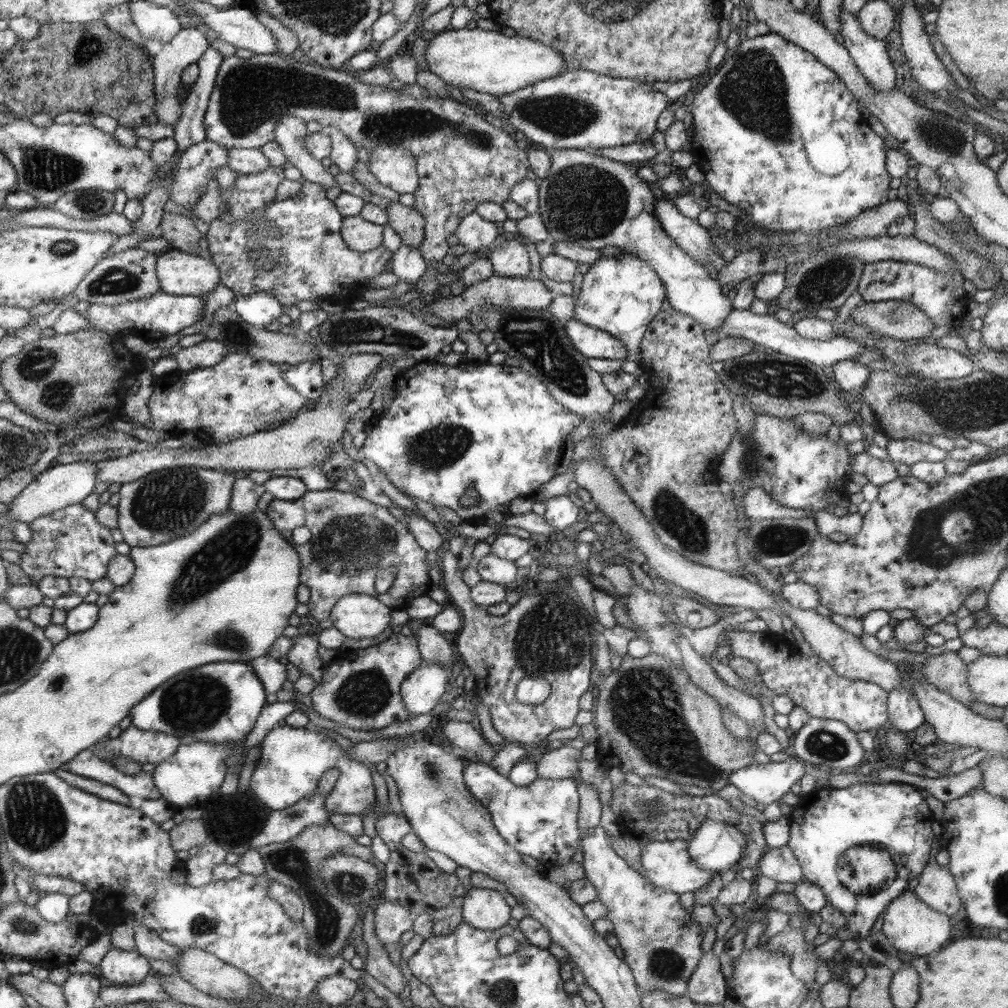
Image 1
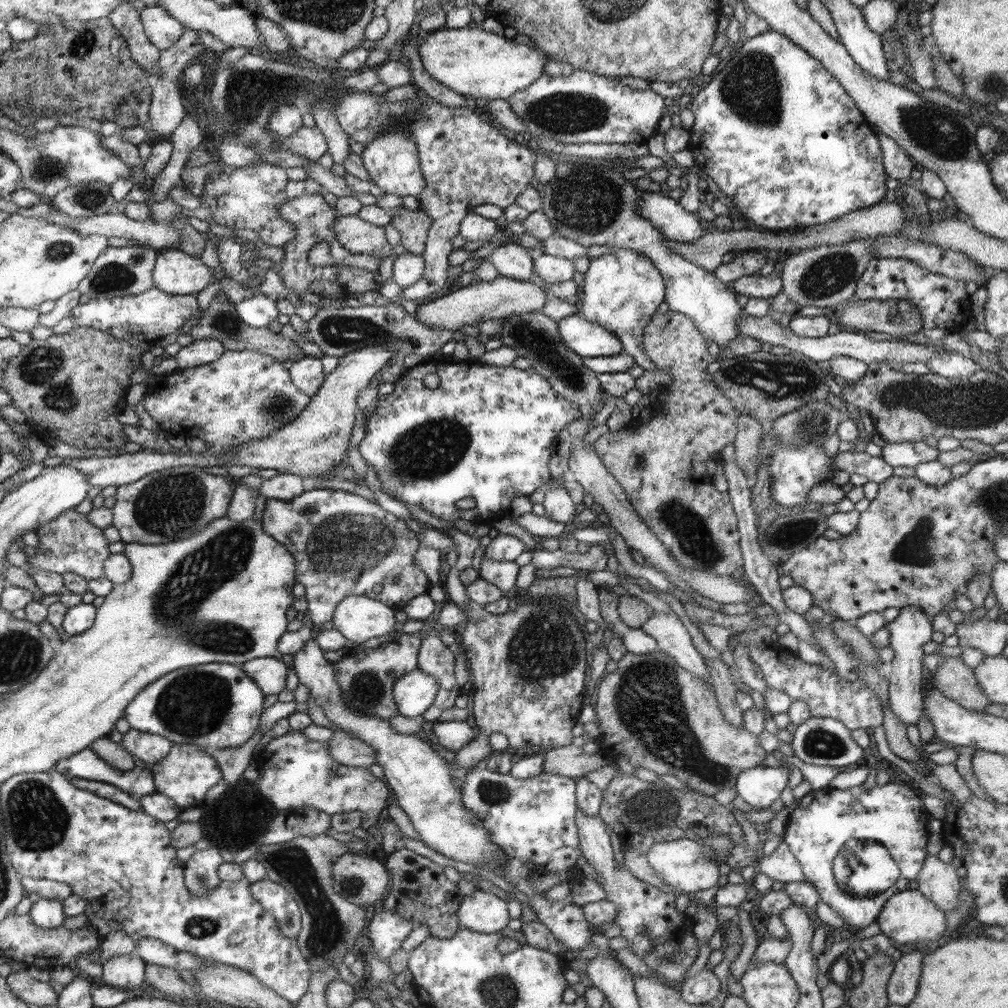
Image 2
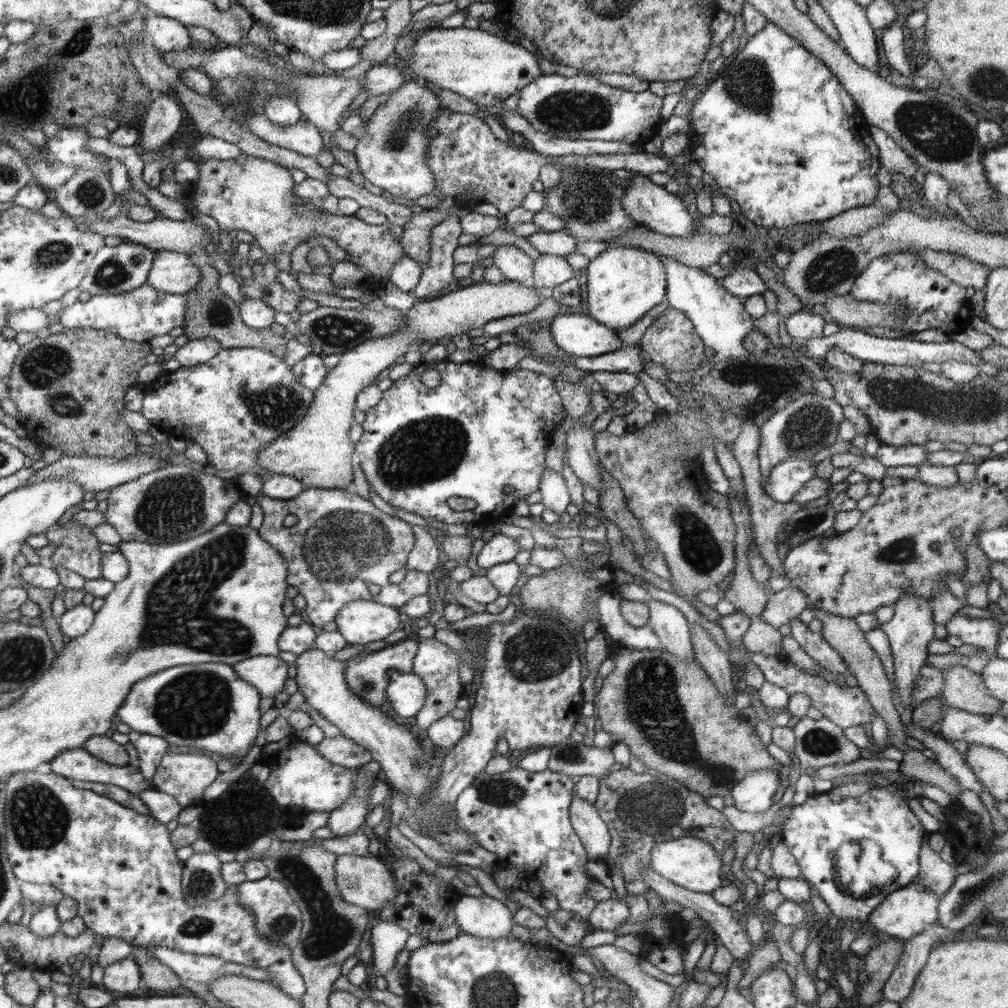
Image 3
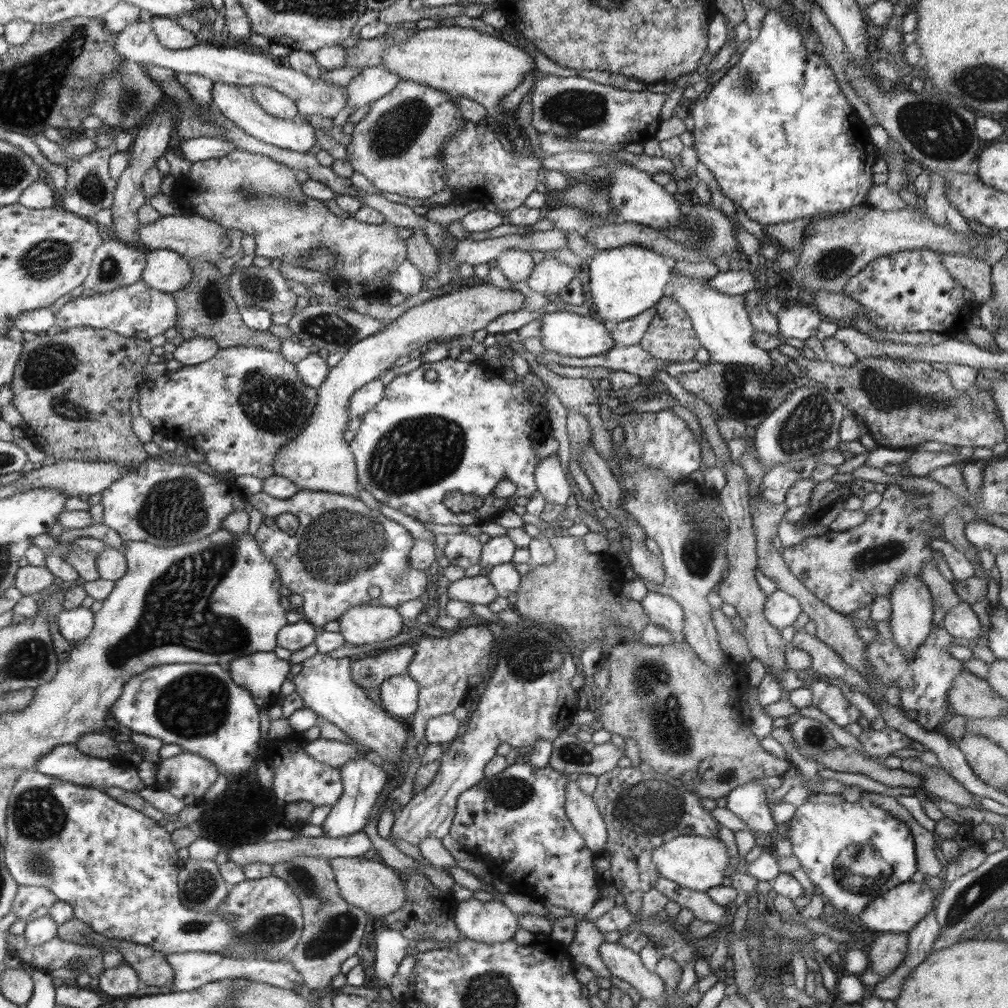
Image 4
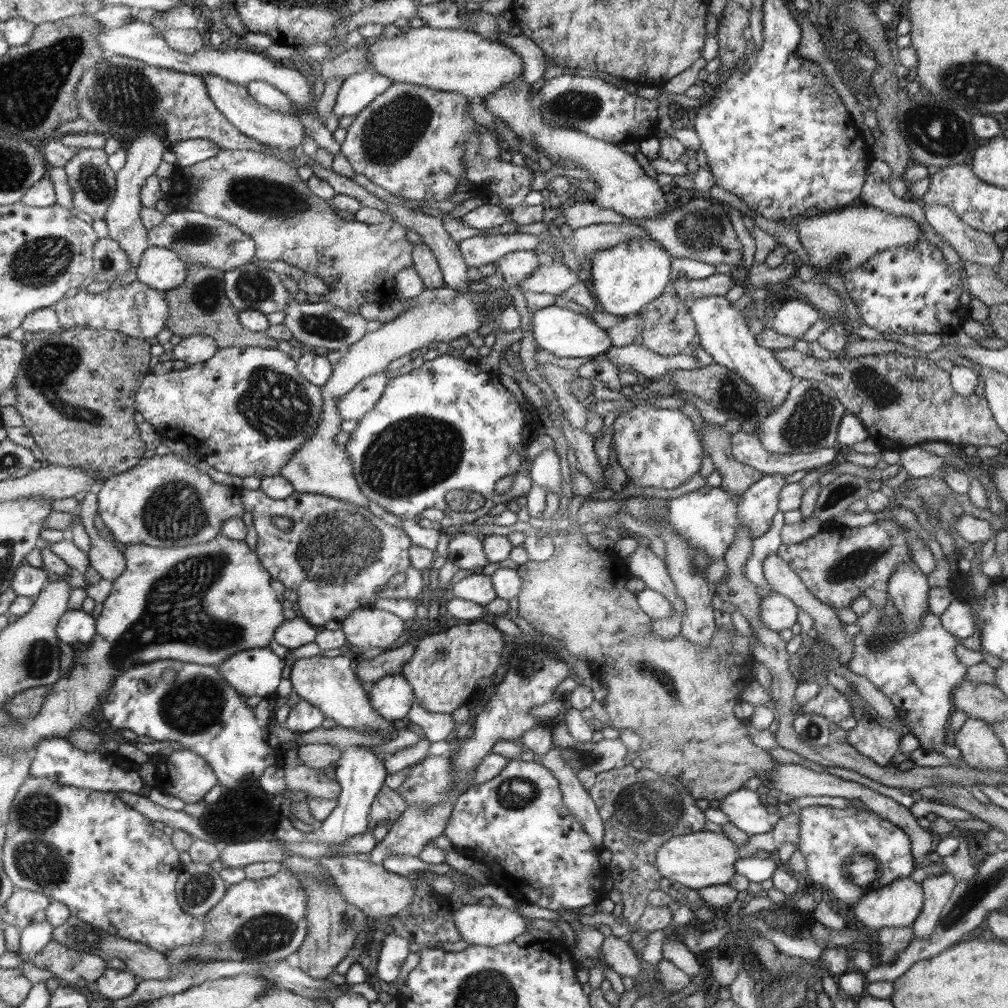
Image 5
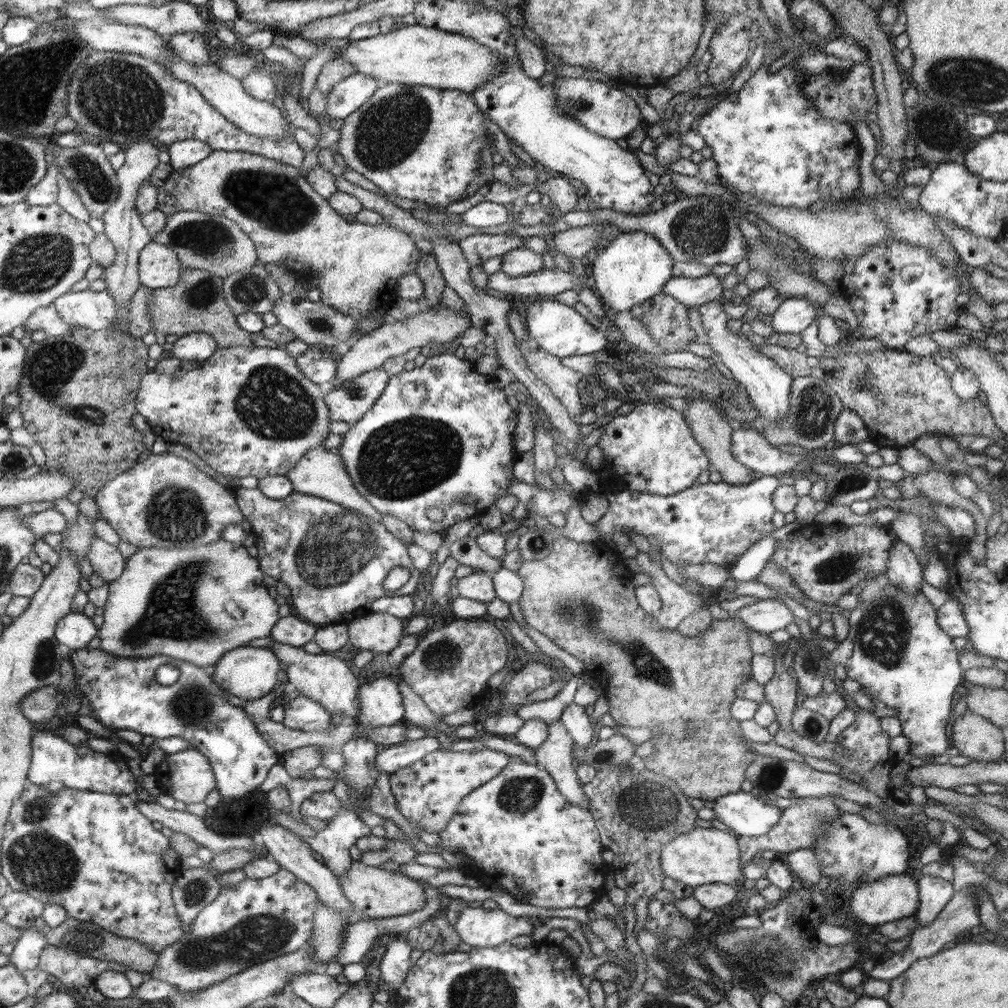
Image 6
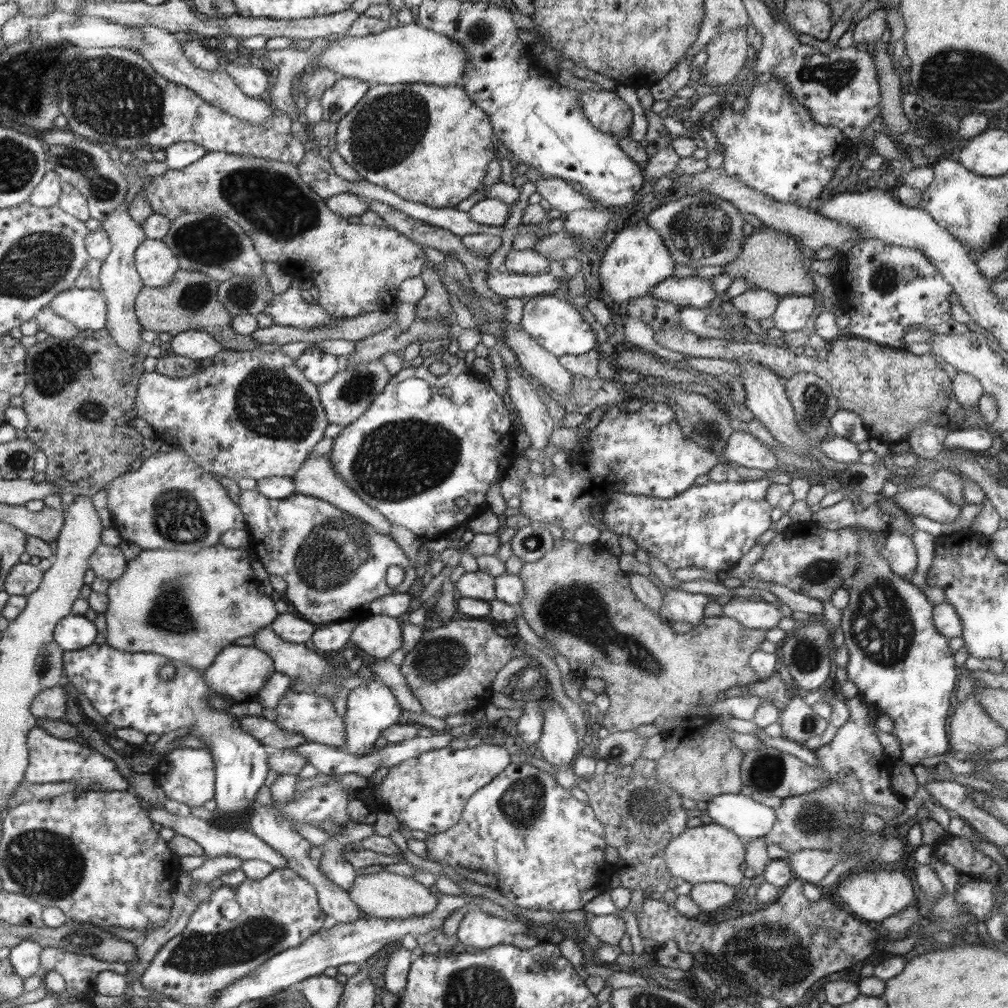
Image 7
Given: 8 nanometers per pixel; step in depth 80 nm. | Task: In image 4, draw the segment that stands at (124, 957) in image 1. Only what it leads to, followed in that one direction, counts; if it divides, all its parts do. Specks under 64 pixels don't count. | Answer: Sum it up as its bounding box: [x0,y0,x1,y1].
[97,964,140,998]

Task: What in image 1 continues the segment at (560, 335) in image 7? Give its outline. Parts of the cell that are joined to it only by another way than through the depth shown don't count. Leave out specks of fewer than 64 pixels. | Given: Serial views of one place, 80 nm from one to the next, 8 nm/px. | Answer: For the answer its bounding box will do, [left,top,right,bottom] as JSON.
[567,318,627,360]

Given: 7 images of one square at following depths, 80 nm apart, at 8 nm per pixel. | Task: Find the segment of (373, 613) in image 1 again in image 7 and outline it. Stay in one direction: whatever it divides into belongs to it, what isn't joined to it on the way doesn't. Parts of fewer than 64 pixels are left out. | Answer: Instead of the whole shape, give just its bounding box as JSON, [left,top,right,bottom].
[349,614,403,660]

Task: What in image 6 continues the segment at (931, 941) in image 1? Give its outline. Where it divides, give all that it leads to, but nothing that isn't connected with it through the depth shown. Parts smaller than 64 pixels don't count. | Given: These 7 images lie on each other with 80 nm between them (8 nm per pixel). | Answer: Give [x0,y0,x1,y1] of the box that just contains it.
[849,874,919,926]

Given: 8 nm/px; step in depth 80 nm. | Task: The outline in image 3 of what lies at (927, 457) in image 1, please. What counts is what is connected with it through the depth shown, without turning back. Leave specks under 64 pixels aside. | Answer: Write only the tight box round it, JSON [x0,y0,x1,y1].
[875,444,927,466]

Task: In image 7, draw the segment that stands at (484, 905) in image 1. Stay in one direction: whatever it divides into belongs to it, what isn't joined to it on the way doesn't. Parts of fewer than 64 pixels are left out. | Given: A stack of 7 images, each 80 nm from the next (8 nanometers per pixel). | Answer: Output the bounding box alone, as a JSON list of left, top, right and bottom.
[455,909,529,949]

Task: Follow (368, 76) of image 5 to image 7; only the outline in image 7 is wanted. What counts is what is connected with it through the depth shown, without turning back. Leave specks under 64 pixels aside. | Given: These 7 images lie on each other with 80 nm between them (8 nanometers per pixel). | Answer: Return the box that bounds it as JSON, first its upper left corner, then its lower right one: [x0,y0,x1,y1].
[320,77,369,123]

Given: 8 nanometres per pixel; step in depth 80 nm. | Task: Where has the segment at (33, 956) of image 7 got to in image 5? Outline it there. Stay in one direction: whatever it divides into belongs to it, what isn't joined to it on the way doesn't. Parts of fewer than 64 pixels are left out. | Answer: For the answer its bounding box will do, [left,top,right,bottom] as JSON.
[18,921,53,967]

